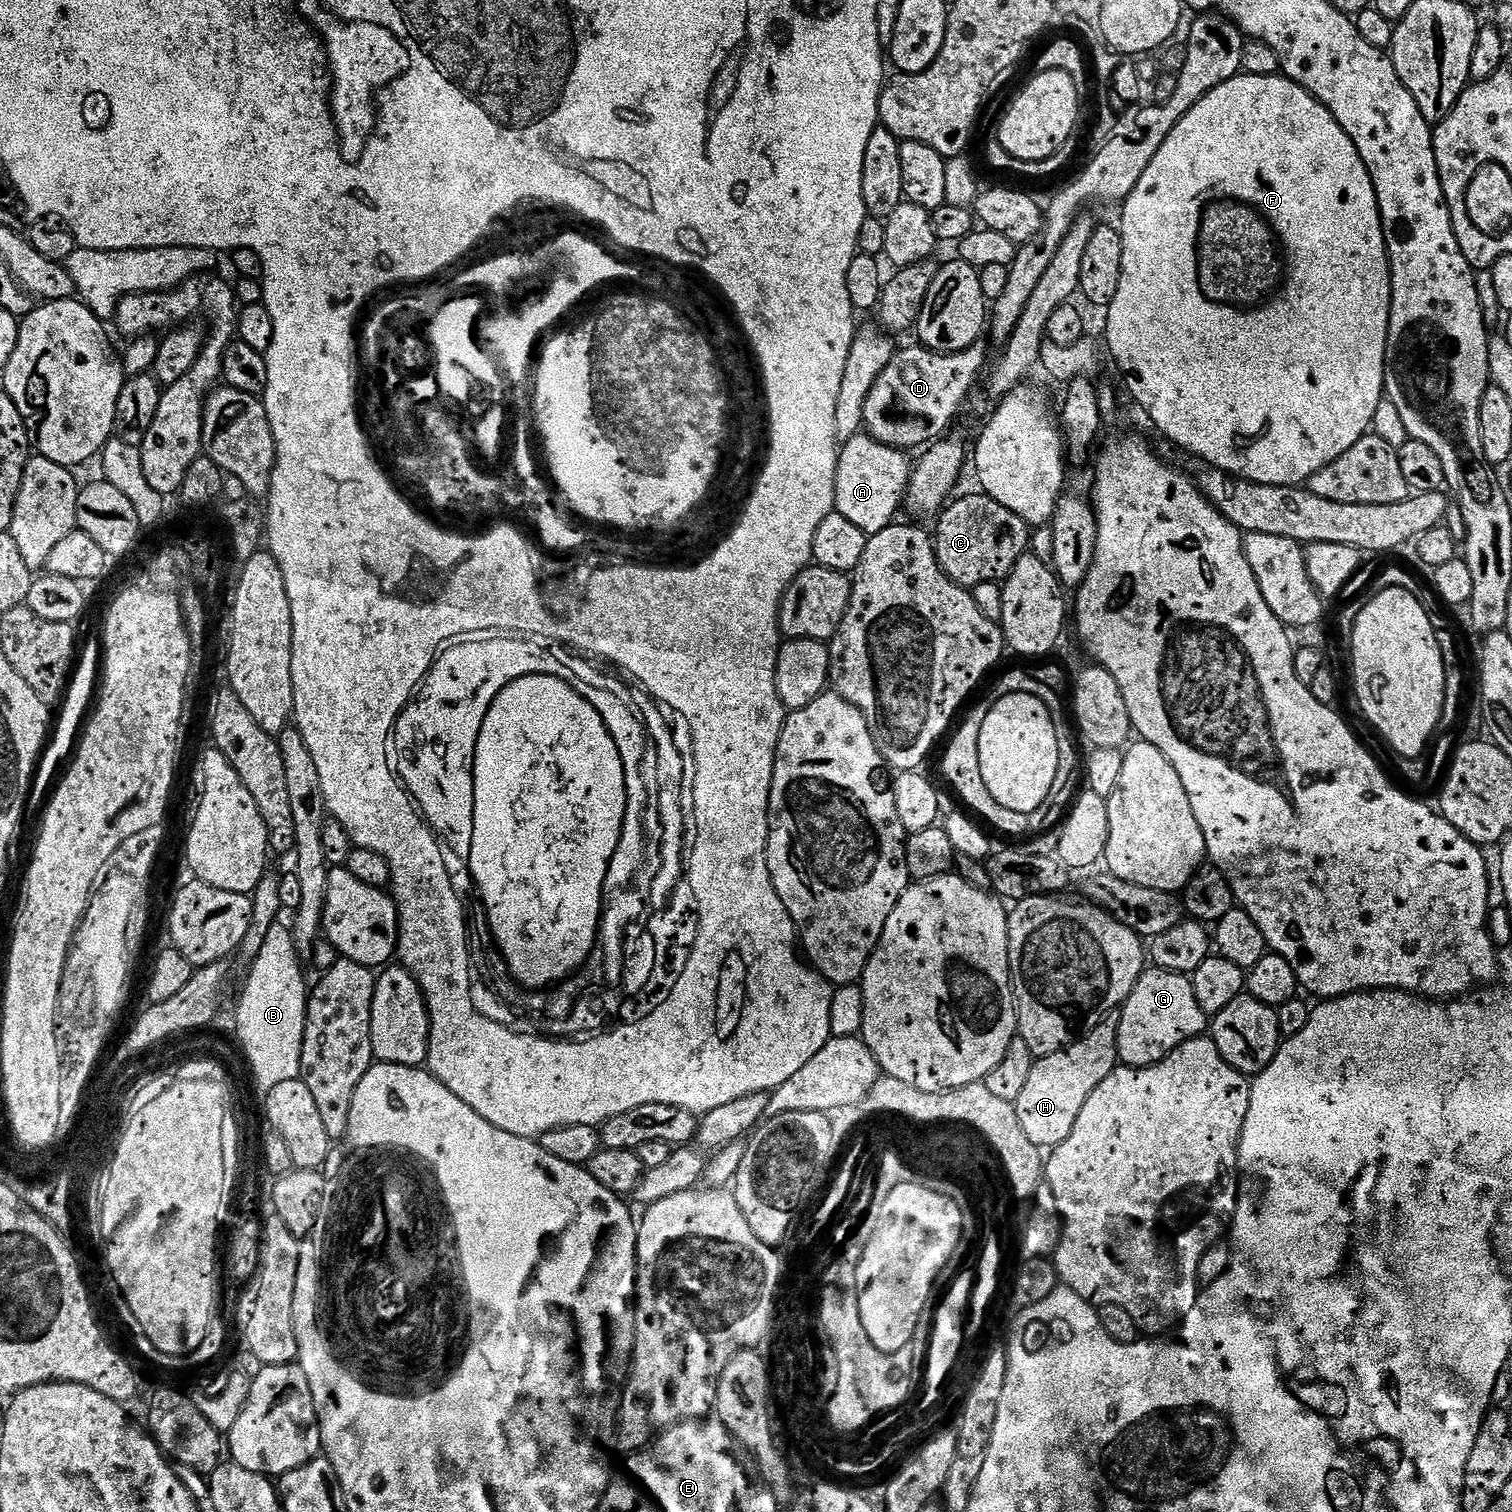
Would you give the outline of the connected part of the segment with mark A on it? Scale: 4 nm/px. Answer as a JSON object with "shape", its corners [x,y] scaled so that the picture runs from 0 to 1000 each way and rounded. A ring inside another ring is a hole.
{"shape":[[[567,287],[558,292],[553,302],[553,338],[557,340],[557,343],[562,343],[562,345],[565,345],[565,348],[573,353],[579,353],[588,349],[593,343],[592,341],[595,336],[595,331],[597,333],[599,328],[602,304],[601,307],[598,302],[600,301],[597,298],[581,294],[573,287]]]}

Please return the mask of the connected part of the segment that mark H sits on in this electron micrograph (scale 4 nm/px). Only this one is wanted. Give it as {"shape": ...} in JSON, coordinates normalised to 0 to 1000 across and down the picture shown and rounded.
{"shape":[[[737,671],[725,677],[717,686],[710,687],[702,694],[687,699],[681,708],[681,713],[676,724],[671,729],[672,738],[679,751],[688,761],[702,757],[708,750],[709,743],[713,739],[713,734],[718,731],[718,726],[724,724],[726,716],[729,716],[739,706],[738,698]]]}

